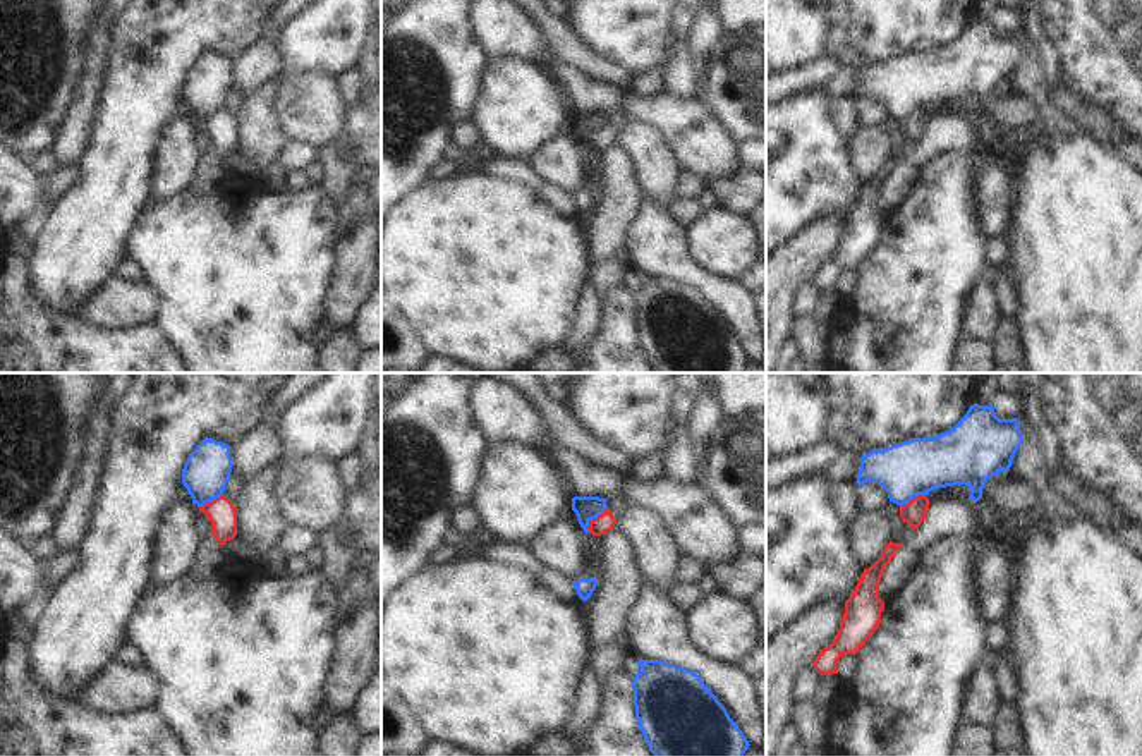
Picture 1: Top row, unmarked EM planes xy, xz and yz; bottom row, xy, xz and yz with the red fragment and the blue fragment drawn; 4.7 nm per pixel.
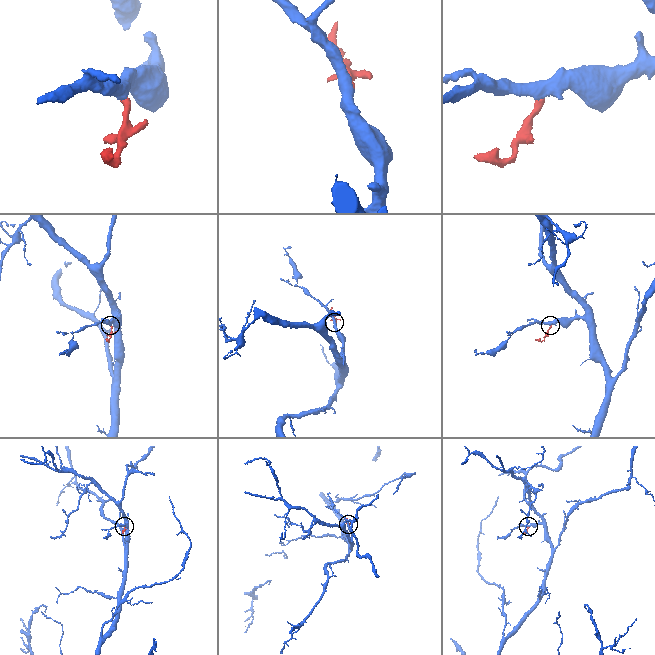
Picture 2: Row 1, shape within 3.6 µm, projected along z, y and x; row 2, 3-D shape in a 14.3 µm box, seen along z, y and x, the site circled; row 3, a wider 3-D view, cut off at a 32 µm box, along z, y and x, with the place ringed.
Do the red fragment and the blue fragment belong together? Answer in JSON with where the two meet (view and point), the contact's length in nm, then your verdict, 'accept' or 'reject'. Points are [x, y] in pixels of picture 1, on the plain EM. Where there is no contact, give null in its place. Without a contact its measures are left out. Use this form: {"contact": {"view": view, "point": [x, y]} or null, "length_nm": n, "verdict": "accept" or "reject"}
{"contact": {"view": "xz", "point": [593, 134]}, "length_nm": 150, "verdict": "reject"}

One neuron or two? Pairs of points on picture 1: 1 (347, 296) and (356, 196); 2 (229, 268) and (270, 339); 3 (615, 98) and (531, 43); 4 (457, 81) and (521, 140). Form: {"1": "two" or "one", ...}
{"1": "one", "2": "one", "3": "one", "4": "two"}

